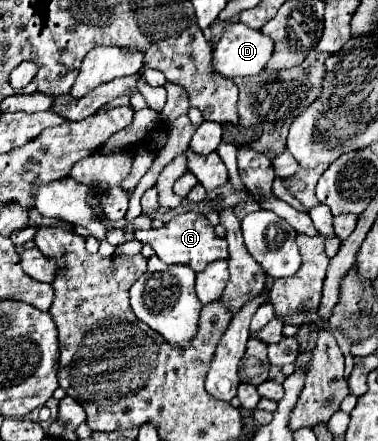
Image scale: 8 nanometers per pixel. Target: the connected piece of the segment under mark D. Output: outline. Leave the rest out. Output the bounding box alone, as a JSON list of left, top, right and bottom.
[214,23,274,79]

